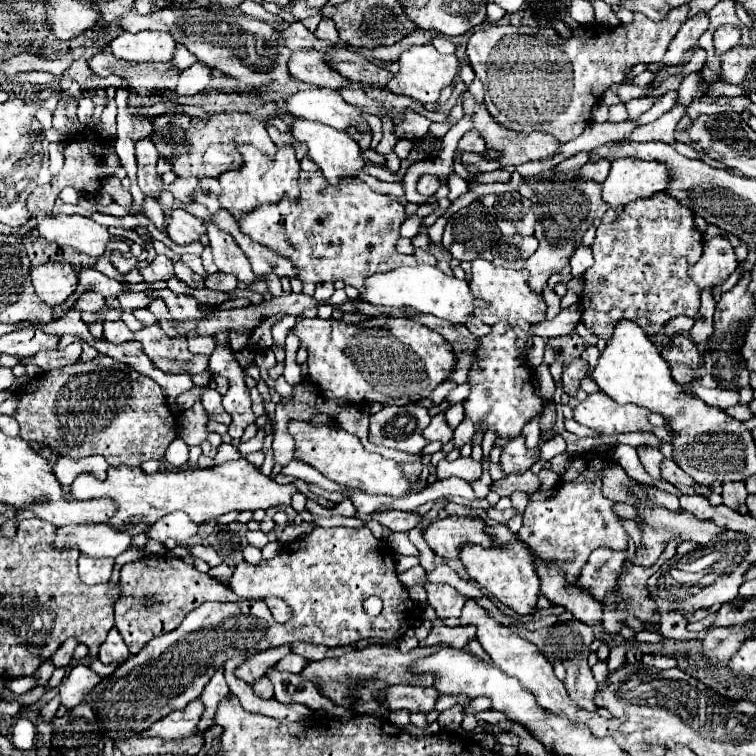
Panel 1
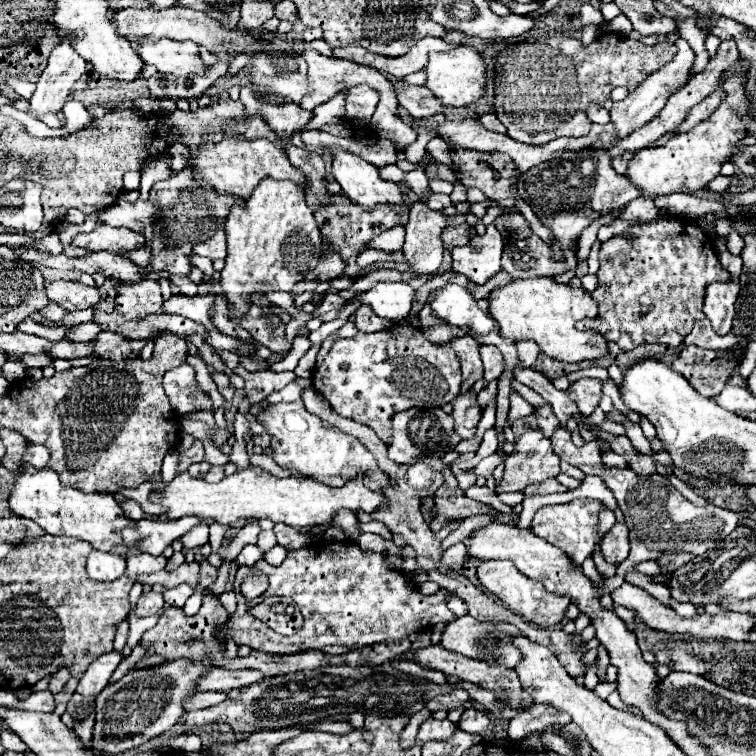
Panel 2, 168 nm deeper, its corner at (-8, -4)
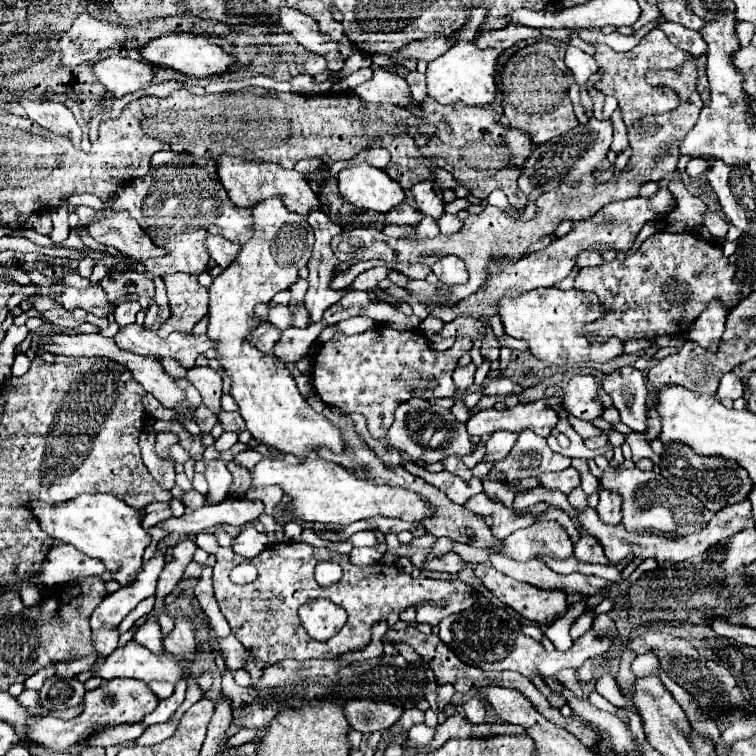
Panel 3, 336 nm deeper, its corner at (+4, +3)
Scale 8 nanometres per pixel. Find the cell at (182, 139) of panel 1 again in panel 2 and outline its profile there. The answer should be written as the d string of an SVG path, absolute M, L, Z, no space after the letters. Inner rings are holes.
M226 138L220 144L206 144L200 148L196 156L190 158L194 166L194 178L202 184L210 184L216 188L220 194L230 194L248 200L248 196L254 192L254 188L264 180L264 178L274 178L274 180L292 180L300 190L306 188L308 178L290 164L288 156L276 148L270 140L238 140L238 138Z

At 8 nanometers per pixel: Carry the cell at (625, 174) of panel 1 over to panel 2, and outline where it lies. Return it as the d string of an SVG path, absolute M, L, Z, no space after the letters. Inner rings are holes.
M740 58L738 68L742 70L742 76L726 78L726 82L722 84L726 96L708 120L696 124L686 134L672 136L664 146L638 150L634 158L628 162L626 176L642 190L644 198L656 198L656 196L666 196L666 194L684 192L684 190L696 192L720 174L720 166L724 162L730 162L740 152L740 140L748 134L742 124L742 118L744 116L752 118L752 114L750 114L748 96L746 96L746 80L748 80L750 66L746 60Z

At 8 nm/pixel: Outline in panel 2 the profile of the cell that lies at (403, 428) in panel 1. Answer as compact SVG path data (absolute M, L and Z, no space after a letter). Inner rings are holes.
M410 408L392 418L392 444L388 448L390 460L398 464L408 464L414 458L420 456L438 456L442 458L446 452L452 452L458 442L462 440L454 432L454 420L450 414L446 414L442 408Z

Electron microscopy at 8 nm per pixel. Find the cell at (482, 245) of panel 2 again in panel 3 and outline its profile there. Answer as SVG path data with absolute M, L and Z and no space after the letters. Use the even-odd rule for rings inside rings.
M446 255L446 257L438 259L436 265L432 265L432 271L446 285L456 285L456 283L466 283L468 281L466 265L456 255Z

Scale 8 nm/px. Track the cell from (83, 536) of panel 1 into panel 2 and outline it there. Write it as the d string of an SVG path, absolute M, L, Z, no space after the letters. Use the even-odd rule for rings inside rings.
M188 516L188 518L180 518L180 520L144 518L144 520L136 522L134 528L126 528L122 532L122 536L124 536L124 544L128 544L128 548L138 548L152 556L160 556L166 546L170 546L174 540L184 536L188 530L192 530L200 522L210 526L208 520L200 520L198 516Z

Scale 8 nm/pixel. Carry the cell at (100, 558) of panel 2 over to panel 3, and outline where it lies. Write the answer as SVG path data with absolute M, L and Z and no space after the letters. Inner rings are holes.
M54 545L54 549L48 551L42 569L44 571L38 581L40 587L54 587L74 577L102 575L106 571L100 559L92 559L86 553L76 551L72 545Z

